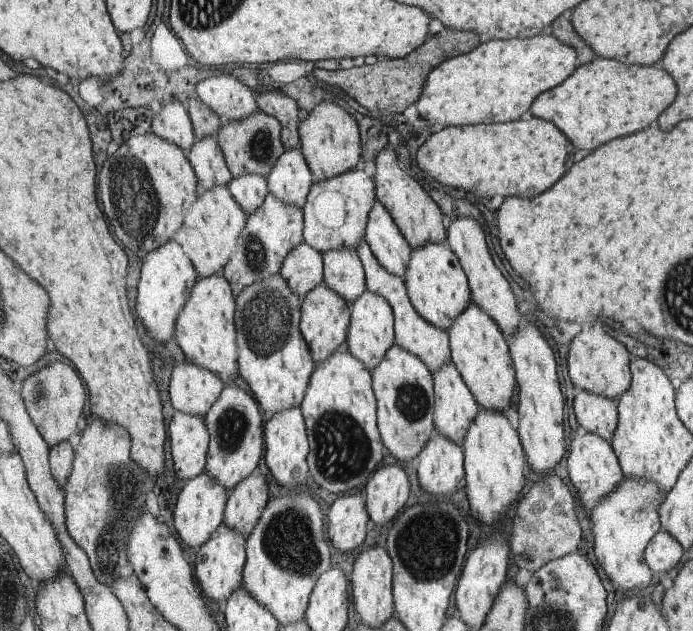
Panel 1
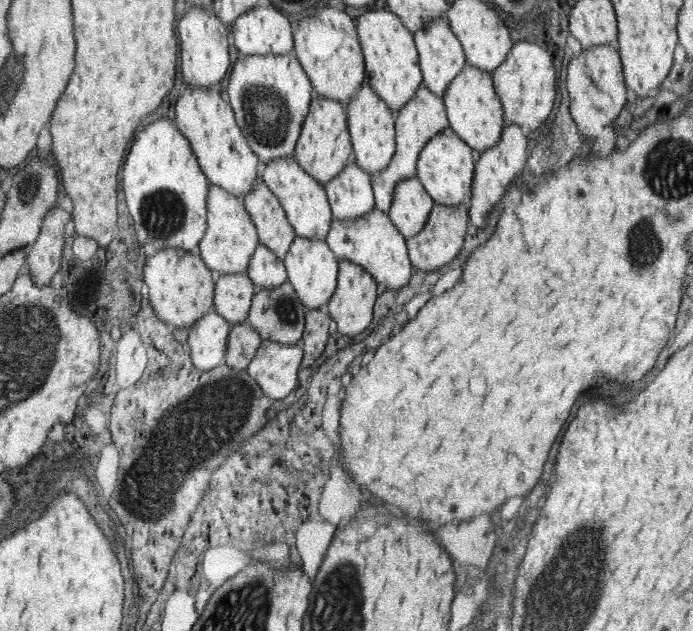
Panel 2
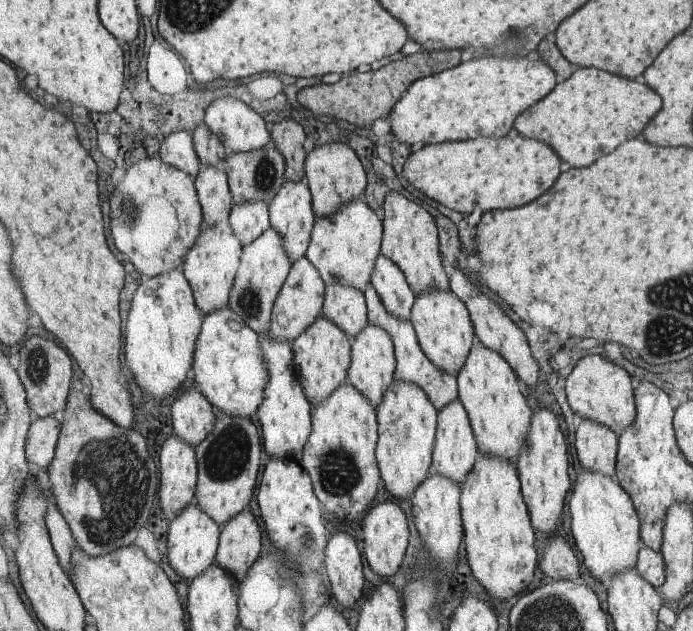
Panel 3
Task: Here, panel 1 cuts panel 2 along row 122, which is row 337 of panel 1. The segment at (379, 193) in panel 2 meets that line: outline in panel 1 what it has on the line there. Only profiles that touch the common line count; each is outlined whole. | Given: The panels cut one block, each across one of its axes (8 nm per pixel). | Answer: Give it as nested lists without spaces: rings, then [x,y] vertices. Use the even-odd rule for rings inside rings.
[[[365,239],[361,240],[356,251],[359,253],[364,265],[366,289],[384,297],[393,308],[393,315],[396,320],[396,344],[413,353],[414,356],[420,357],[426,366],[428,366],[430,372],[436,372],[446,363],[452,362],[449,333],[430,324],[424,317],[418,314],[417,310],[413,307],[412,300],[410,300],[405,279],[386,270],[373,255],[373,251]]]

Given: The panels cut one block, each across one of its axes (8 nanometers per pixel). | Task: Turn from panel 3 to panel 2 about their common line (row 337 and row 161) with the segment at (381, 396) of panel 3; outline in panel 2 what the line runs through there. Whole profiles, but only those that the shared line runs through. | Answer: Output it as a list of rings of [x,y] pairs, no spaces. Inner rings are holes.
[[[366,81],[361,90],[354,95],[353,102],[348,103],[350,136],[353,136],[354,162],[374,176],[378,171],[386,170],[396,154],[396,115],[386,104],[385,100],[378,95],[372,85]]]

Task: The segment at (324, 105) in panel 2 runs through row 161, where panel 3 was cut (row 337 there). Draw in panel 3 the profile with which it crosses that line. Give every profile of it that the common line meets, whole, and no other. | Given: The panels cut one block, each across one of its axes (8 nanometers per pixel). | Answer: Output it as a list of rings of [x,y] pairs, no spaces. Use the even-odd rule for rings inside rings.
[[[320,316],[317,322],[308,330],[302,332],[293,342],[294,360],[297,374],[300,376],[305,395],[318,406],[328,400],[333,392],[348,380],[350,364],[350,343],[348,336],[338,325],[327,318]]]

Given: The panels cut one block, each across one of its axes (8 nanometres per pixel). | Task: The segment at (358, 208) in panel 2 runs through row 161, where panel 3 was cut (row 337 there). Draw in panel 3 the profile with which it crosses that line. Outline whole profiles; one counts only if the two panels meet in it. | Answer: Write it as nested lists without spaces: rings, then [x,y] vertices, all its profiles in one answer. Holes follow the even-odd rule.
[[[345,284],[325,288],[324,311],[321,316],[334,321],[346,336],[358,336],[369,324],[365,293]]]

